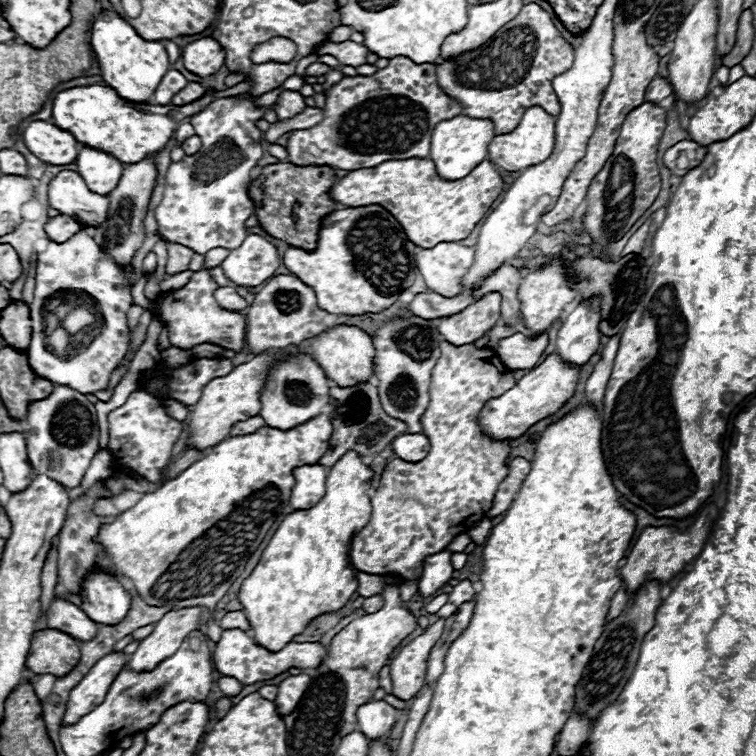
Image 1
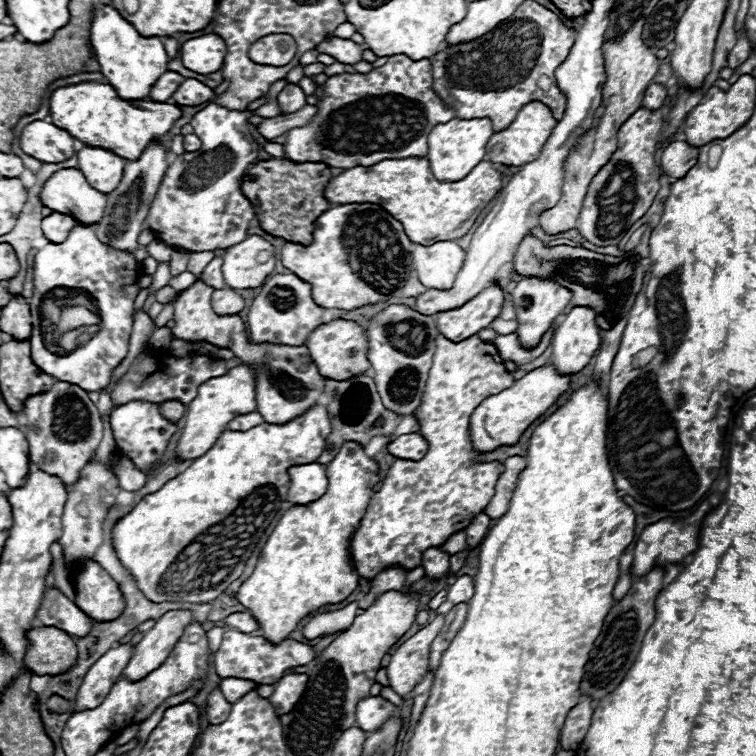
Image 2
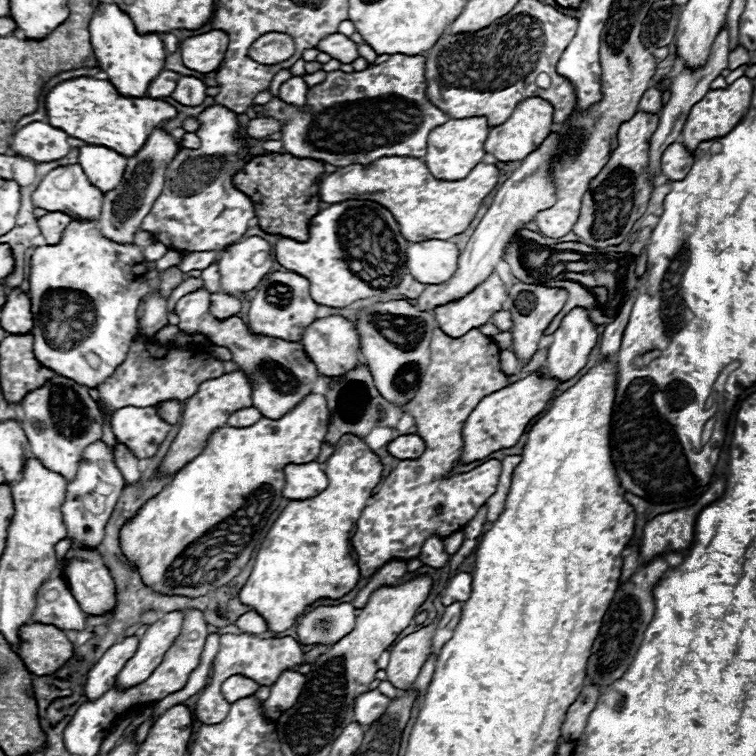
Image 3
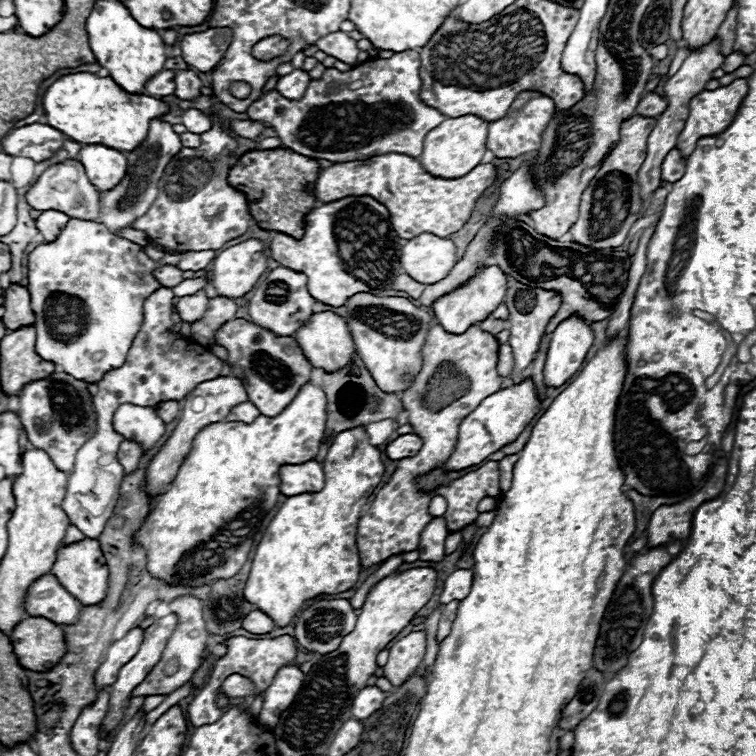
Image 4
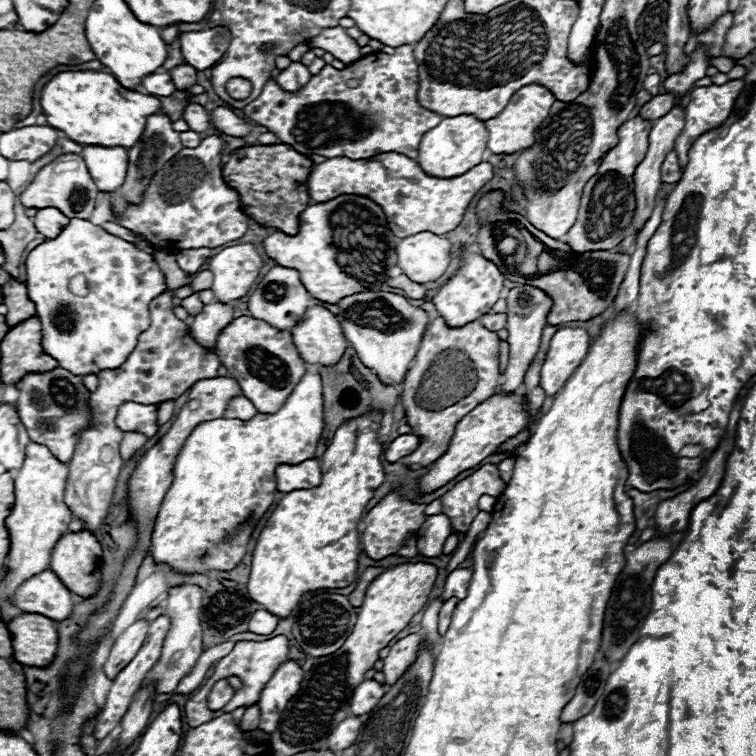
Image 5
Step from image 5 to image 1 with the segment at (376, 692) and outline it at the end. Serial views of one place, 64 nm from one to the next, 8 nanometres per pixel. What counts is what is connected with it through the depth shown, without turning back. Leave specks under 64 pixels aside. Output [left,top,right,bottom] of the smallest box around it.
[356,700,398,740]

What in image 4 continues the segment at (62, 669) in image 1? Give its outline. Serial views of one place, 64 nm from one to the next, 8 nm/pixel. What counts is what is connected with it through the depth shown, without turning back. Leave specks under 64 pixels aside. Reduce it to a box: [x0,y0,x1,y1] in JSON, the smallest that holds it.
[10,618,66,672]

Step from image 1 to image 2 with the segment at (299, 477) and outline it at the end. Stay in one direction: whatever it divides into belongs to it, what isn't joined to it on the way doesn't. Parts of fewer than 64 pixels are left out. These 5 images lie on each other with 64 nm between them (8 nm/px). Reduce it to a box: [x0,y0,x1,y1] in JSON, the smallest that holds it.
[288,462,328,506]

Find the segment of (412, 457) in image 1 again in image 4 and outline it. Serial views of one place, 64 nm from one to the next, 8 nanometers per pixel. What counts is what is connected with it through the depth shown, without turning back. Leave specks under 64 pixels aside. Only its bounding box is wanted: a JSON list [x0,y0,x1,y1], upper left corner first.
[386,434,422,460]

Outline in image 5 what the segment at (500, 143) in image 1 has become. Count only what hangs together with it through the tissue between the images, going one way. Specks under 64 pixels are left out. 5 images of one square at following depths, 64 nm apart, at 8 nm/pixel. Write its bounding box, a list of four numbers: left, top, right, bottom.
[484,84,554,154]

